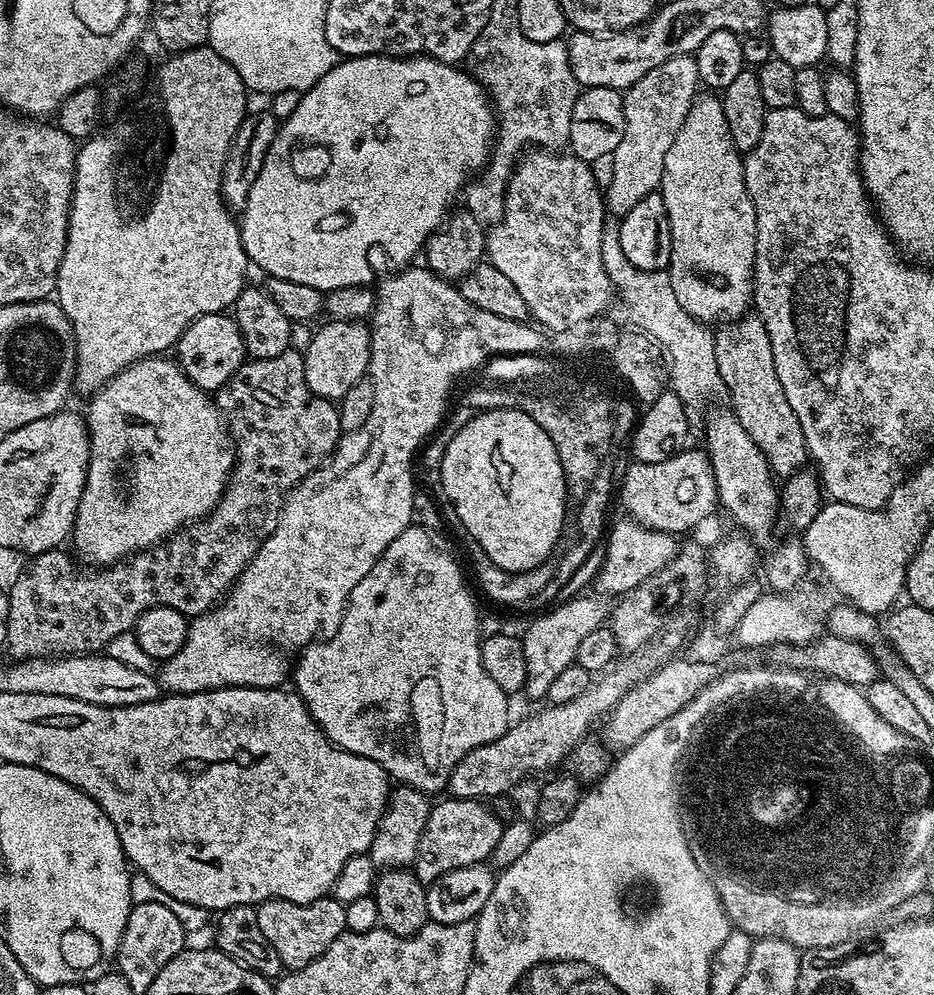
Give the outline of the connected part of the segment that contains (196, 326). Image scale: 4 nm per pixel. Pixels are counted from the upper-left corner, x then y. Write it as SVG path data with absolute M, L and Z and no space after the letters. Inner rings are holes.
M224 312L206 314L190 322L190 326L186 326L186 330L174 345L174 356L190 382L194 382L203 392L209 394L216 393L246 362L242 334L235 319Z

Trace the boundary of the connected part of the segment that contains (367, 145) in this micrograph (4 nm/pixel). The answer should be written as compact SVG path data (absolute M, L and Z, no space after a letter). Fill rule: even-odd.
M354 56L344 58L335 68L328 71L298 102L298 110L290 114L276 129L276 137L264 159L258 178L250 189L250 198L242 210L239 221L242 246L249 261L262 271L268 272L271 278L282 278L286 282L302 282L302 286L314 286L314 290L327 294L330 291L342 290L343 287L365 287L372 282L372 264L368 255L372 248L380 247L396 266L404 266L416 255L421 255L428 240L447 221L458 197L463 193L470 177L468 172L476 172L488 160L492 152L492 136L497 135L498 125L492 102L484 91L484 85L463 67L454 64L443 64L430 56Z

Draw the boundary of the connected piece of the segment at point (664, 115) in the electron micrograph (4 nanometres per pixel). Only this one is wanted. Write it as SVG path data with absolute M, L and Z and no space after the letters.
M695 55L675 56L662 66L654 66L646 78L634 82L634 86L623 93L624 133L622 140L613 150L612 177L606 184L606 208L616 218L623 217L629 208L642 202L651 192L657 191L662 178L662 166L666 160L666 150L678 134L692 101L697 99L698 66Z

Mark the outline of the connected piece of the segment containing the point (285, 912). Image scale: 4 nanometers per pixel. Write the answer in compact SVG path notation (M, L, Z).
M325 898L309 904L265 900L256 908L258 927L266 934L266 942L278 950L278 958L285 969L301 968L318 958L346 930L346 910L337 900Z

